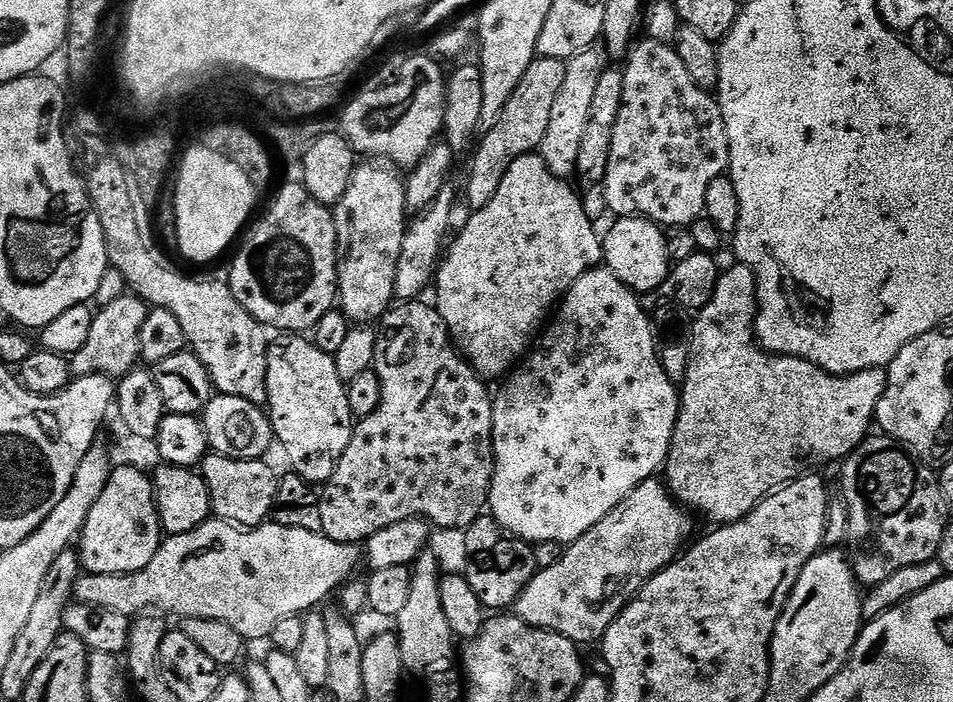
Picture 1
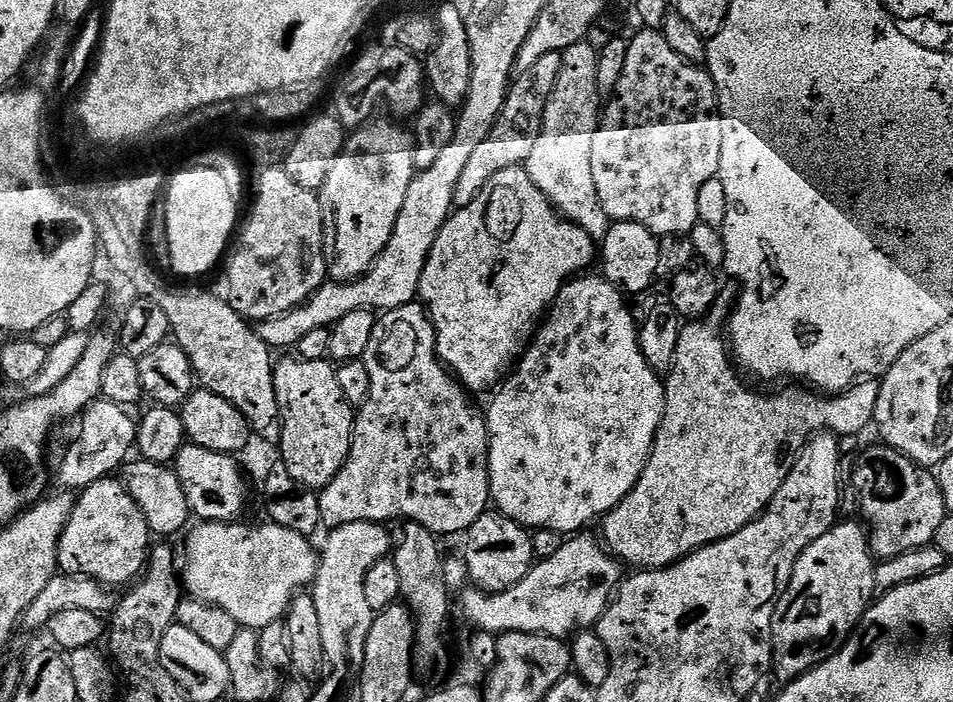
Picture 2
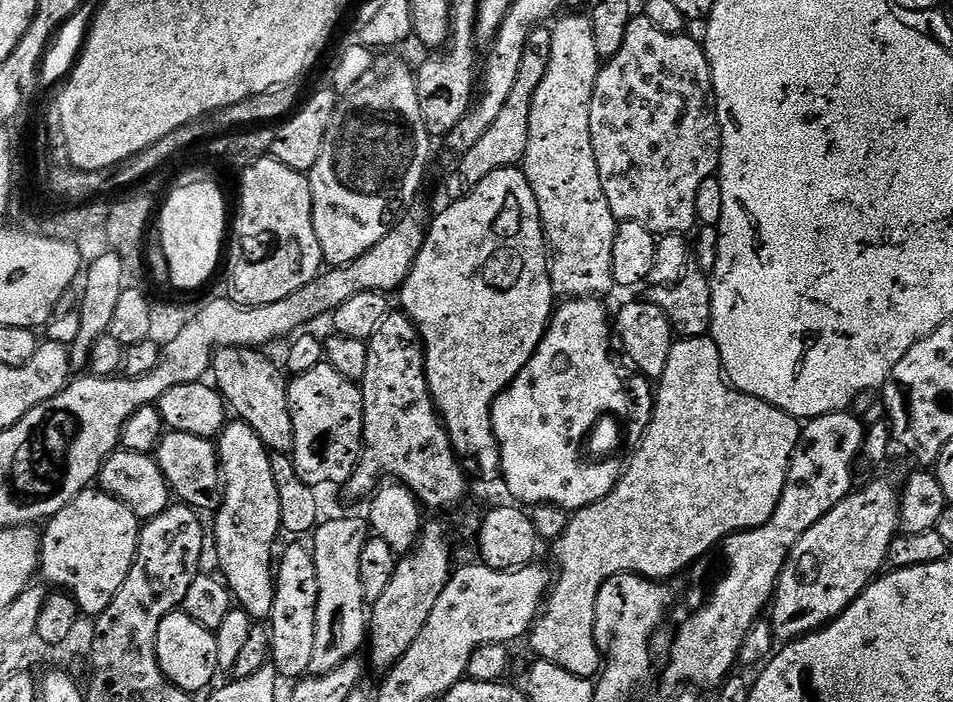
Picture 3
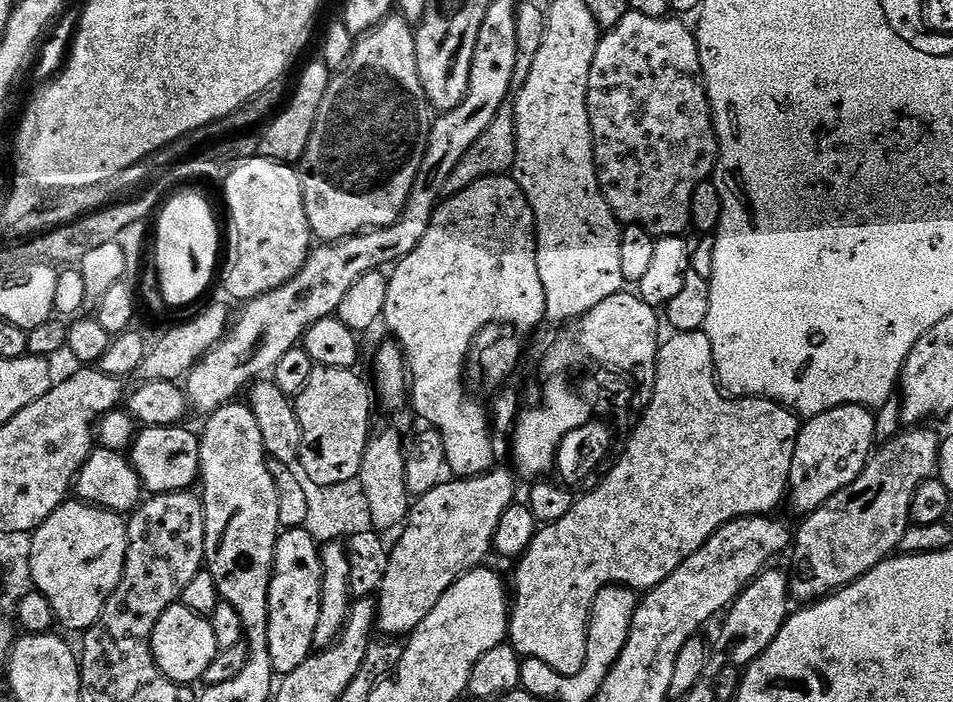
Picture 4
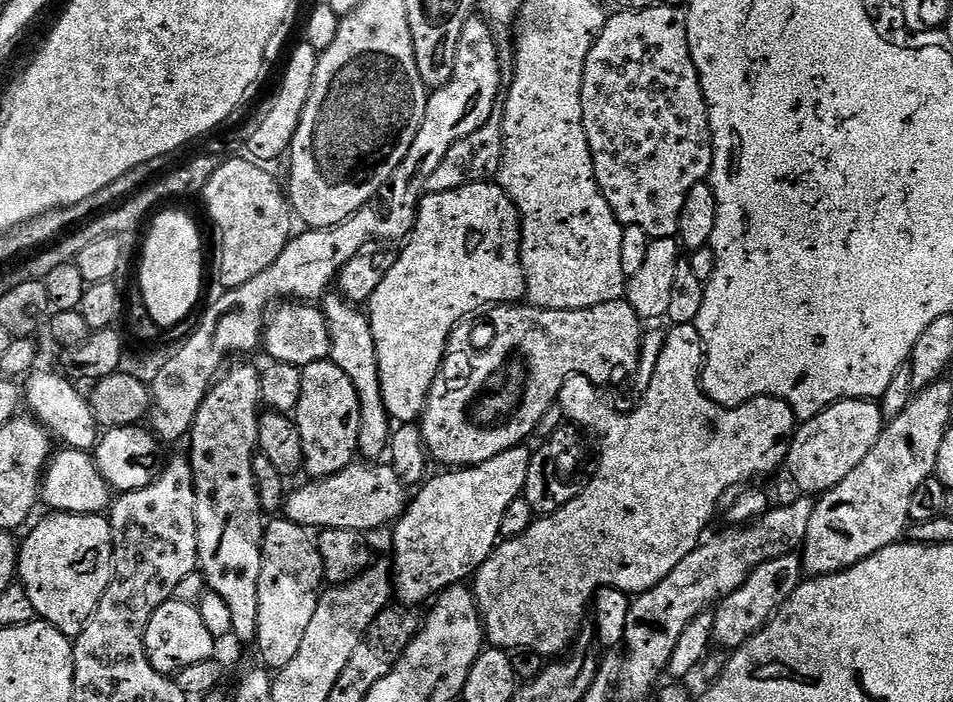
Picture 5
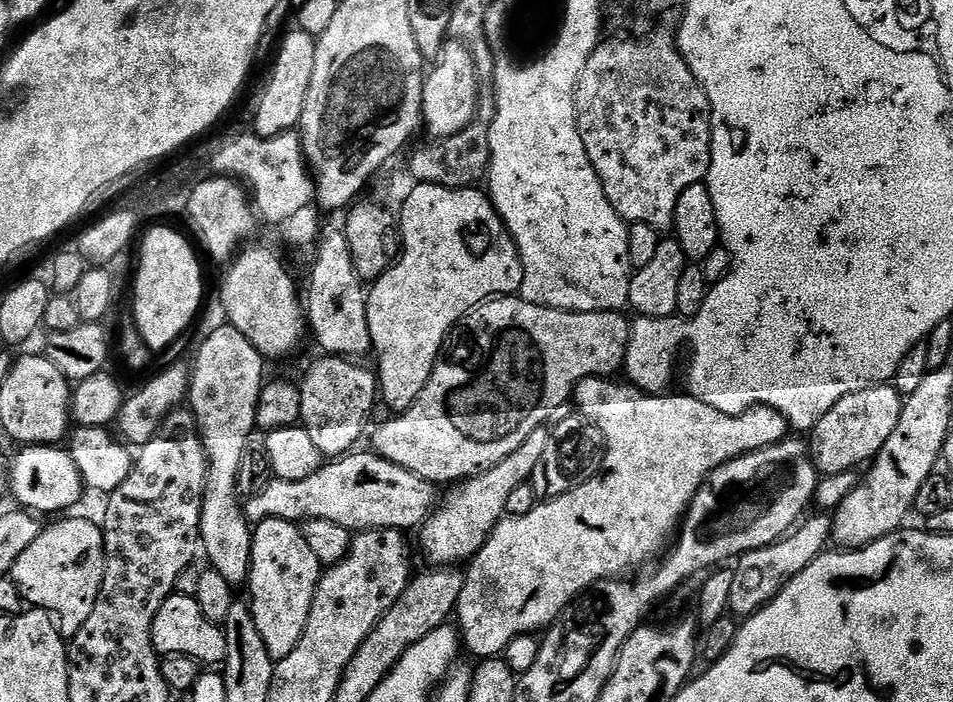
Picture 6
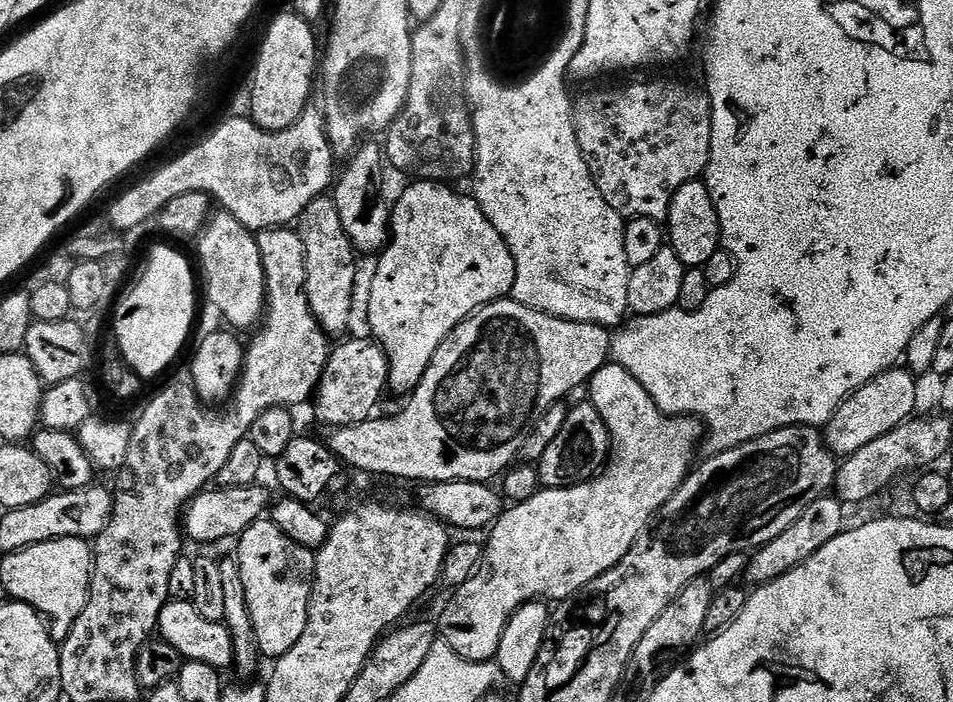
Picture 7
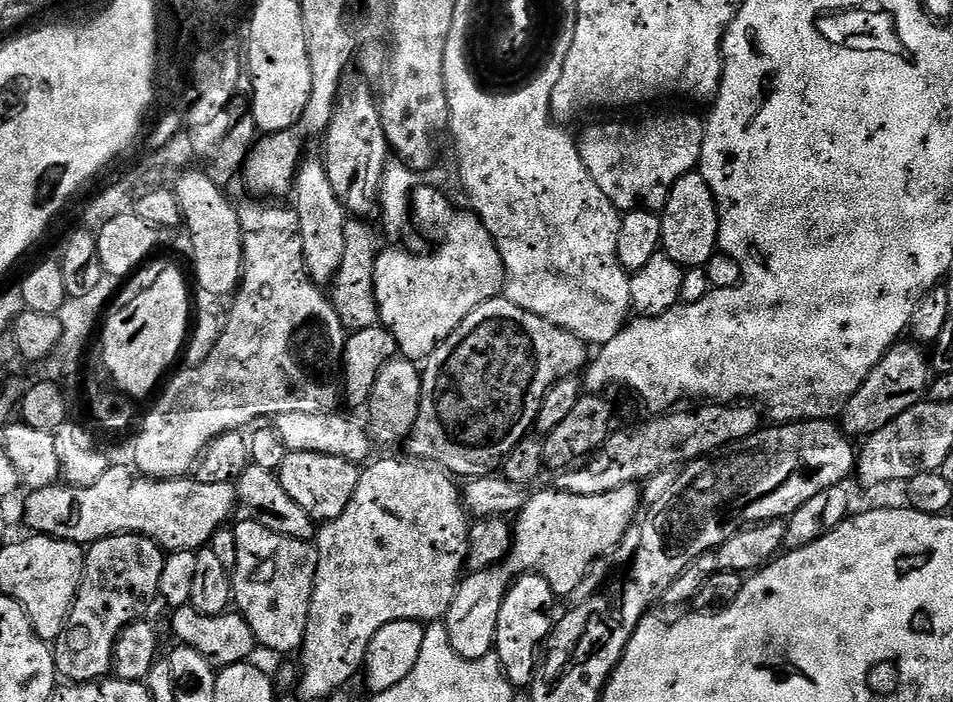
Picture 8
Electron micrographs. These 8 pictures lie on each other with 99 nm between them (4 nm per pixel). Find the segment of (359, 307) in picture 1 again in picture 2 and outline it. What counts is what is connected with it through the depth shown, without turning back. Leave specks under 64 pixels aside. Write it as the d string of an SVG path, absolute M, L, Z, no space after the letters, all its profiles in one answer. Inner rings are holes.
M381 118L373 119L371 122L364 125L363 128L357 128L351 133L344 141L344 149L338 154L338 158L335 159L334 166L331 167L330 174L323 188L319 189L318 195L320 203L324 209L324 230L330 237L330 251L327 253L328 257L328 275L333 281L336 282L351 282L357 280L360 276L370 270L370 266L374 266L374 262L390 242L390 238L394 234L396 229L396 223L398 222L398 214L402 214L402 202L406 202L406 192L410 190L410 182L415 178L417 174L416 166L416 142L411 131L408 132L403 128L400 123L395 119L392 120L380 120Z

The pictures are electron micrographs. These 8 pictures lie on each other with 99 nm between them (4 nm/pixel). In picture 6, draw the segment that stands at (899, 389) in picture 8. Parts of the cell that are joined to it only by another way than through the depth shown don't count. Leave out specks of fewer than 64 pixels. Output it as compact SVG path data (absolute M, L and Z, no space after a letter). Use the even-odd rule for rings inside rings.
M891 383L870 386L854 394L846 394L812 427L808 450L817 473L833 476L859 469L859 464L867 465L886 446L886 438L894 434L898 418L902 418L905 397L901 396Z

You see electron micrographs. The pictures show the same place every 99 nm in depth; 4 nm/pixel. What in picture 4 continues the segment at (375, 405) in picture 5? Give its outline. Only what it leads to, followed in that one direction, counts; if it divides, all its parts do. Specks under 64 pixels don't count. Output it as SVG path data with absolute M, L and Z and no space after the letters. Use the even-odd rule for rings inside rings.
M396 428L373 431L362 458L359 478L365 491L367 505L370 506L372 527L381 534L388 534L391 528L399 529L407 521L410 511L410 495L406 482L406 441Z

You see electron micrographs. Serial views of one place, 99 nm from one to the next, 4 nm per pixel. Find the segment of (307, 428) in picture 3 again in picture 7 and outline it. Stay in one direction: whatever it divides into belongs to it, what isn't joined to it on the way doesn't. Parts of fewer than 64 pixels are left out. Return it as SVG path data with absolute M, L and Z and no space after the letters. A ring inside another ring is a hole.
M371 338L348 340L331 349L314 393L316 416L329 429L345 428L373 419L380 395L388 388L388 359L380 345Z

